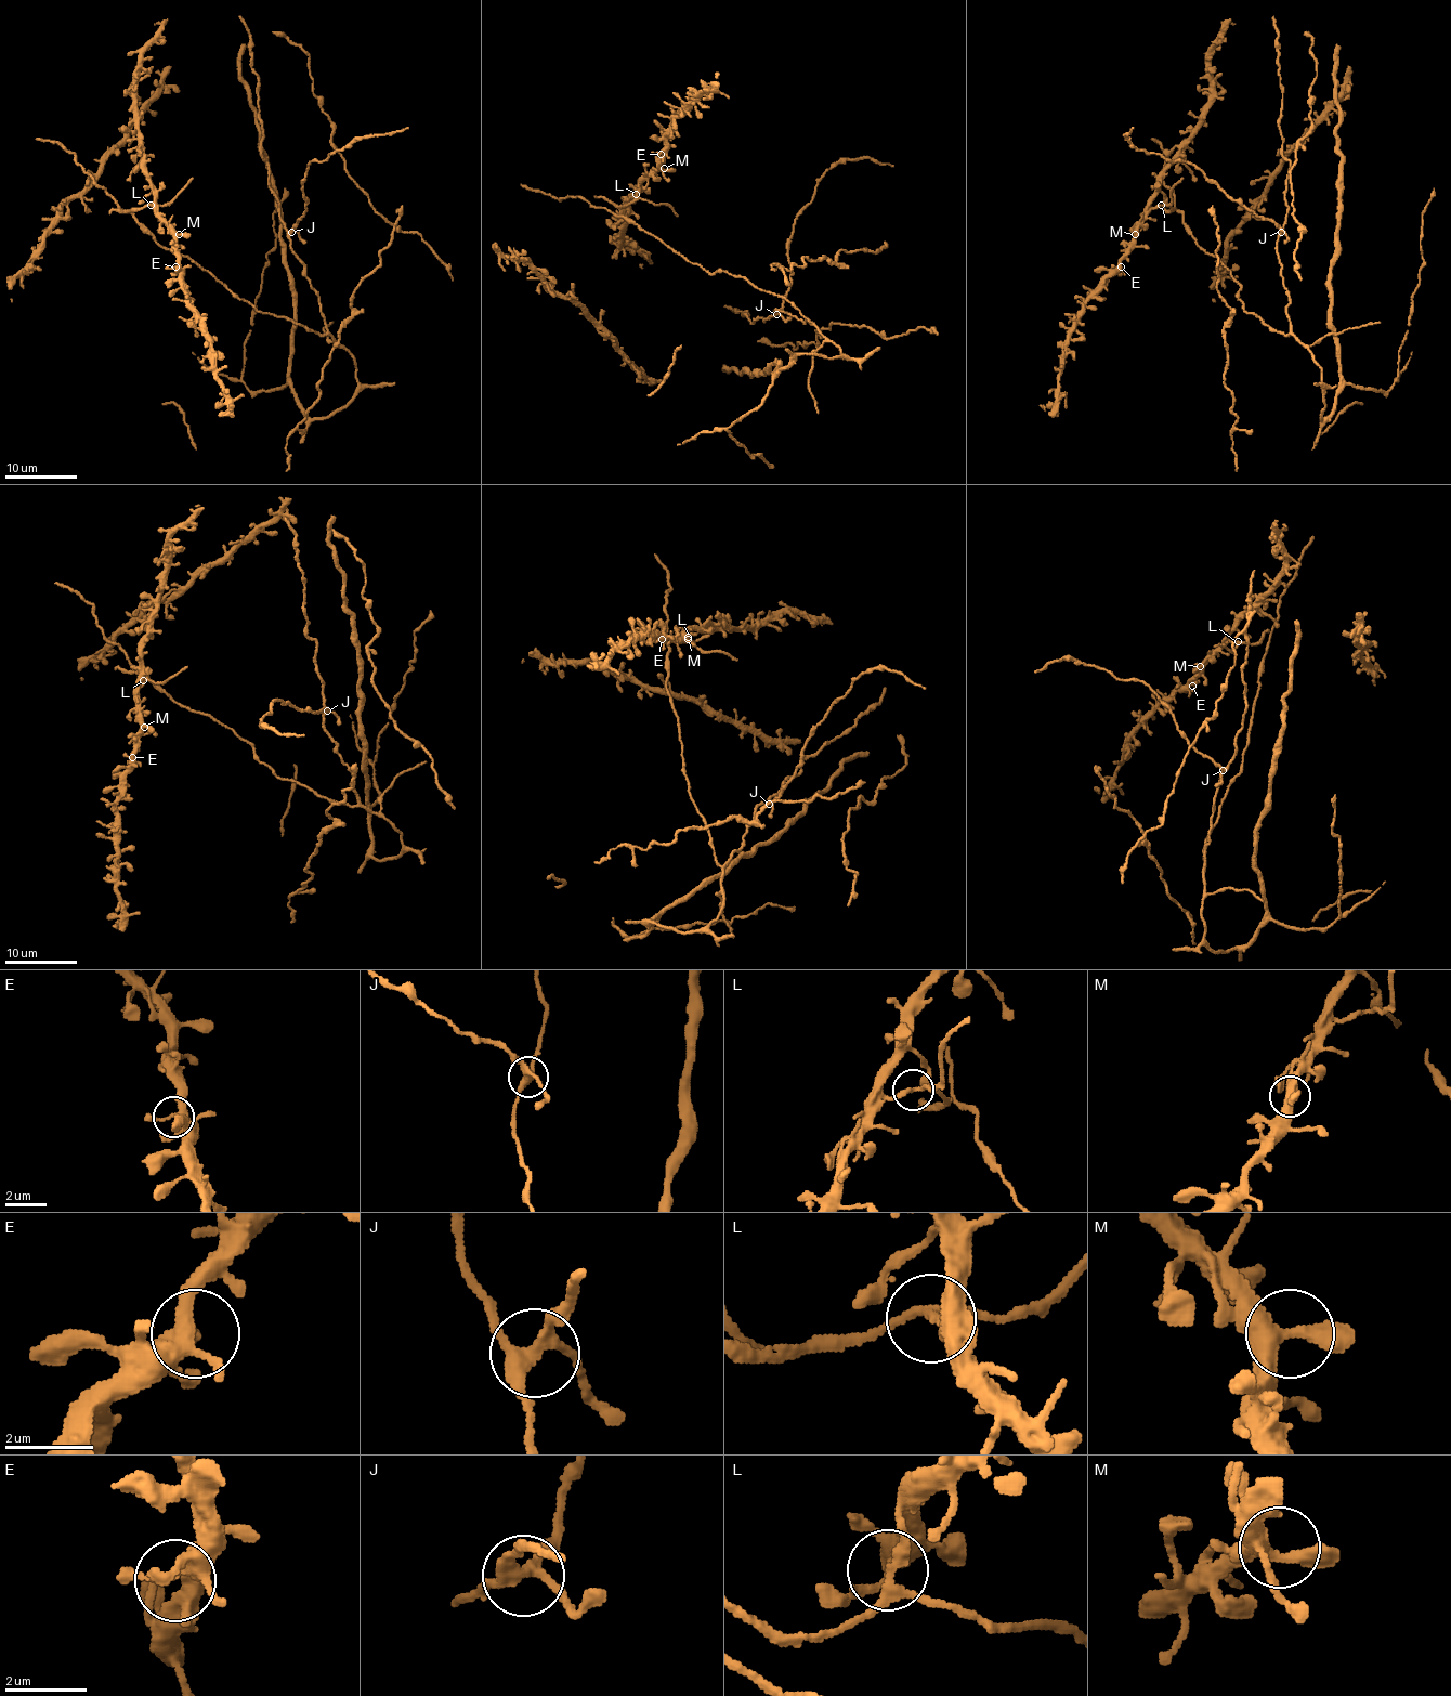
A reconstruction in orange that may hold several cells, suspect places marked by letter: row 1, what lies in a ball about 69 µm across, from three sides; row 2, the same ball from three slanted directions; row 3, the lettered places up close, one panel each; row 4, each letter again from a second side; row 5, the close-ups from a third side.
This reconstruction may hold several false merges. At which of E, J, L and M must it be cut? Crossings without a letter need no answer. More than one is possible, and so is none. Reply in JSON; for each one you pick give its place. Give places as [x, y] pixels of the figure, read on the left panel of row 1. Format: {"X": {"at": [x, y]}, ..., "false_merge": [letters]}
{"J": {"at": [291, 232]}, "L": {"at": [151, 205]}, "false_merge": ["J", "L"]}

